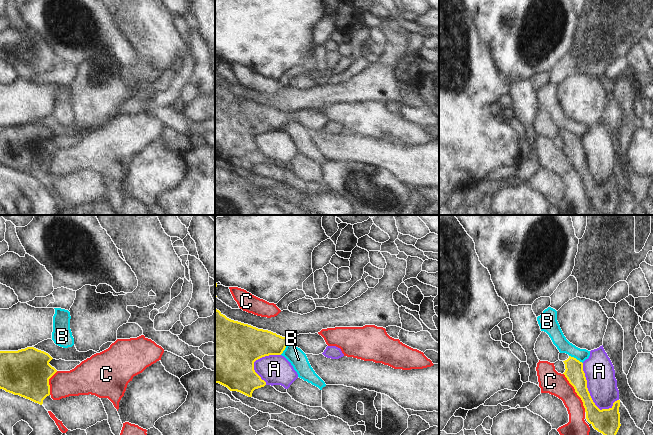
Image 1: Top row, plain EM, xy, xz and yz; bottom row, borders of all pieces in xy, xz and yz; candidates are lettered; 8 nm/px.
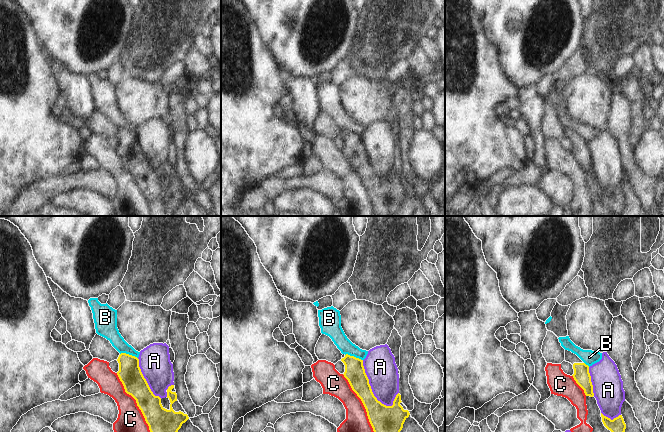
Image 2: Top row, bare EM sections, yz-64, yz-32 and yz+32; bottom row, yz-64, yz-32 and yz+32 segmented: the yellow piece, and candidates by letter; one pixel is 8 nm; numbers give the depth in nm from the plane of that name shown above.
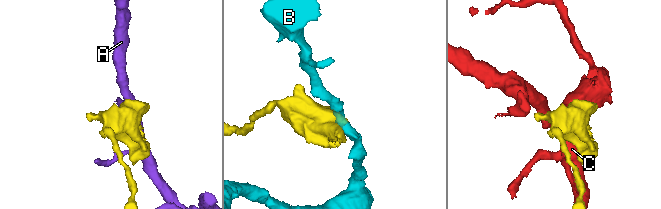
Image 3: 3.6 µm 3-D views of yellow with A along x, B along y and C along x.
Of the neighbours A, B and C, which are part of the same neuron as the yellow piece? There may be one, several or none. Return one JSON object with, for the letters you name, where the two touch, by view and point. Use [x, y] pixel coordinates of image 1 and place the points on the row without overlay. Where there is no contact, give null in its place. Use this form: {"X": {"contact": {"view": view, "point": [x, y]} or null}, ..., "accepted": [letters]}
{"accepted": []}

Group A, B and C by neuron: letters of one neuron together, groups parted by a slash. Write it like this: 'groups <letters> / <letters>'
groups A / B / C

